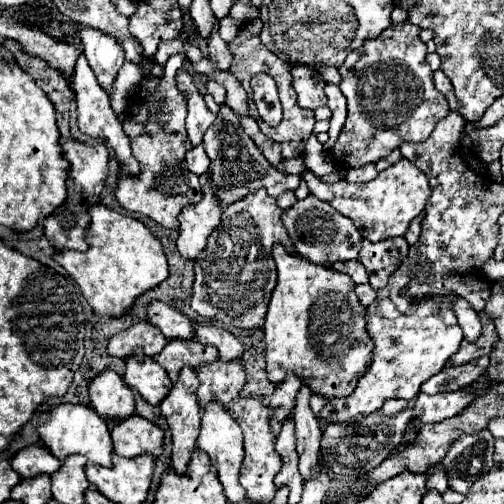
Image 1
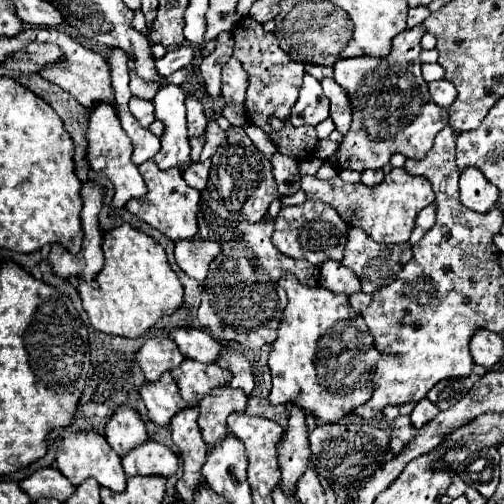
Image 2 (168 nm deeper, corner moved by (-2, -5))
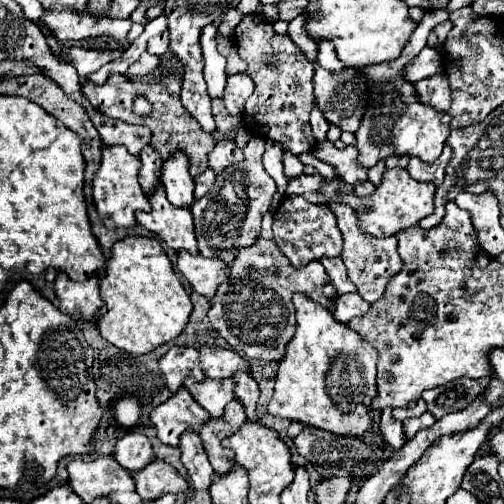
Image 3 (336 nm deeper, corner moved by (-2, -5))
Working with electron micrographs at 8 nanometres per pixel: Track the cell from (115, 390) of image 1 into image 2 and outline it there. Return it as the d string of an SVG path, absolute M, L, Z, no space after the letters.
M122 403L114 409L114 413L108 417L108 423L106 423L104 431L106 431L104 435L110 443L110 447L120 457L126 455L130 451L130 447L138 445L138 441L148 439L146 425L140 419L140 413L126 403Z

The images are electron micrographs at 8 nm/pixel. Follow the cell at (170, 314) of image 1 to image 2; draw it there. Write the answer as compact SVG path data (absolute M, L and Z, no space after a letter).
M174 327L170 331L170 339L178 345L184 357L190 357L202 363L214 363L218 357L218 351L222 349L222 345L202 329Z

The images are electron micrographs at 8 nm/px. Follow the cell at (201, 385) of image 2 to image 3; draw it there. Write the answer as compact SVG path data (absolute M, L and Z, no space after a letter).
M186 379L184 387L190 391L196 403L202 405L212 417L222 417L224 407L234 399L236 381L234 379L226 379L226 381L204 379L202 383L196 383L194 379Z

